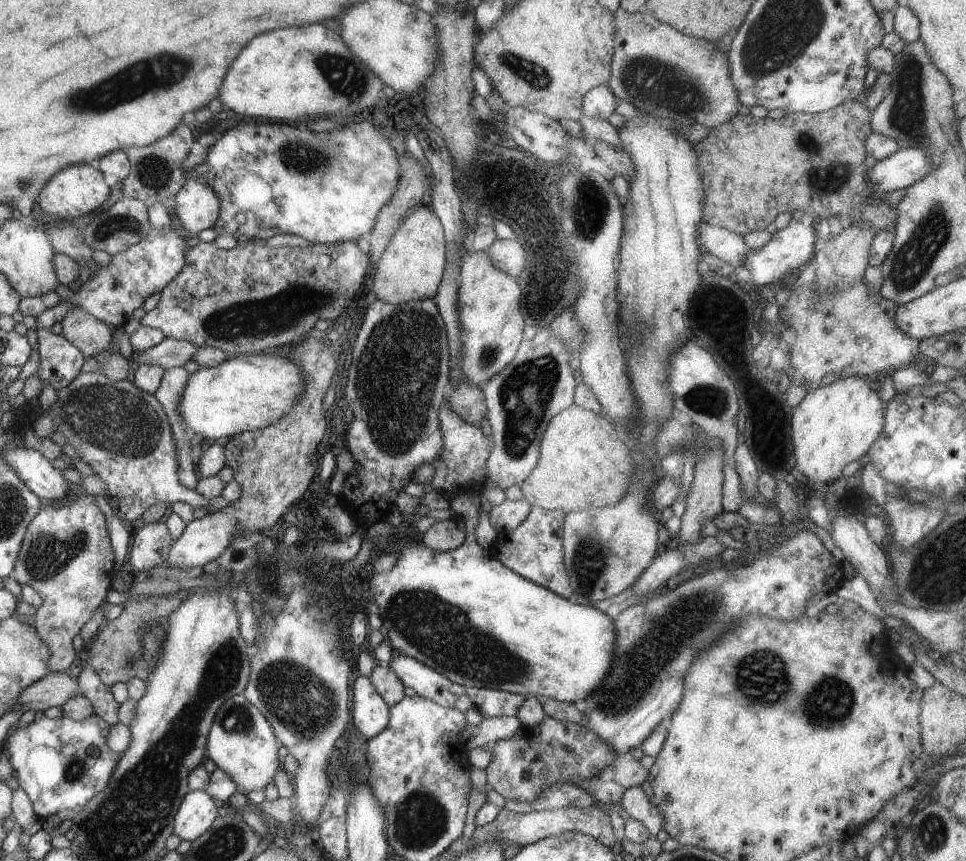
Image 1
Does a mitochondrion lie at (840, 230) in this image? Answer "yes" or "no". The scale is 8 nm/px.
no

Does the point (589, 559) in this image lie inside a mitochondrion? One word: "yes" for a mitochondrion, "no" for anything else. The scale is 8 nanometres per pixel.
yes

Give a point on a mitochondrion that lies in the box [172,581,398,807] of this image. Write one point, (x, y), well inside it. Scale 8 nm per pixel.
(305, 704)

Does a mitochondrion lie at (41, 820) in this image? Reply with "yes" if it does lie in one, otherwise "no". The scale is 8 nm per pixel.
no

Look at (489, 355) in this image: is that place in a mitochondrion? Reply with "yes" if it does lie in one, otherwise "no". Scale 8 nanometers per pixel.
yes

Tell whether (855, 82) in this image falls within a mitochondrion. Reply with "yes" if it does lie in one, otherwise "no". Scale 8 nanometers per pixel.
no

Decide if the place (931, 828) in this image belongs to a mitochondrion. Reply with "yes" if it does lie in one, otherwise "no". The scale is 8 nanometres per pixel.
yes

